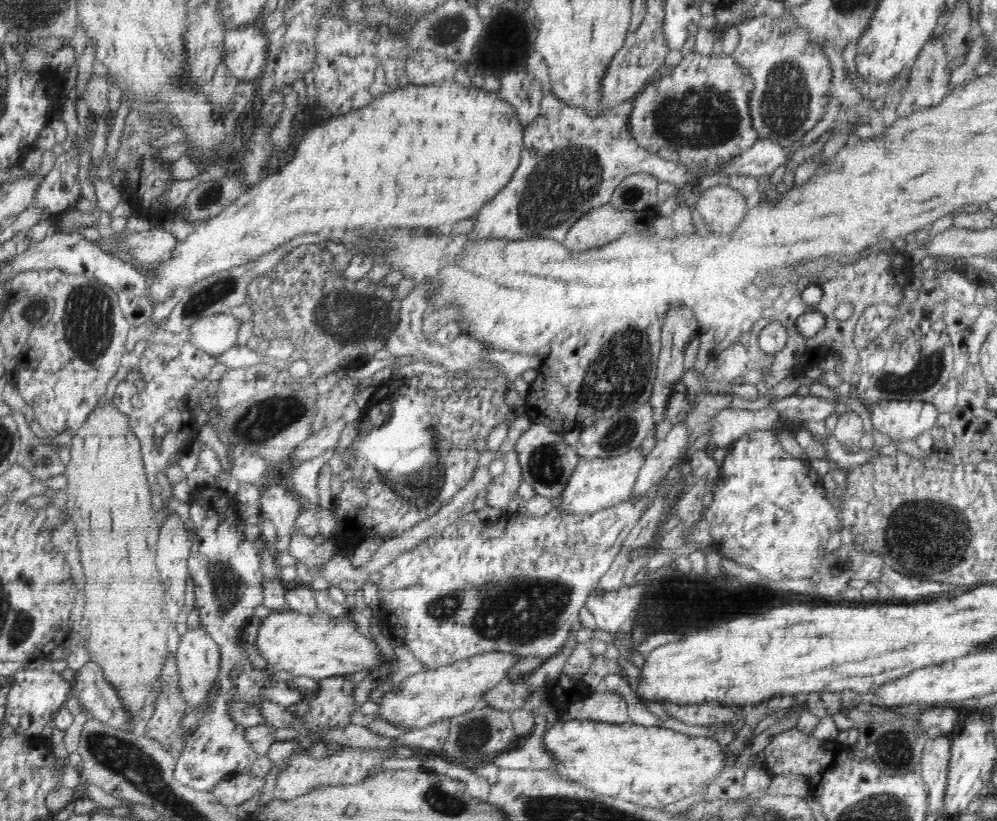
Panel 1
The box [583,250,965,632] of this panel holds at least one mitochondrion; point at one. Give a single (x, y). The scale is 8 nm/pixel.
(926, 373)

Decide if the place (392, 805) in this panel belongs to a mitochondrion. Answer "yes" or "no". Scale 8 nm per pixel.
no

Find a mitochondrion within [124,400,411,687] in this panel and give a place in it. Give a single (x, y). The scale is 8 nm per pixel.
(227, 586)

